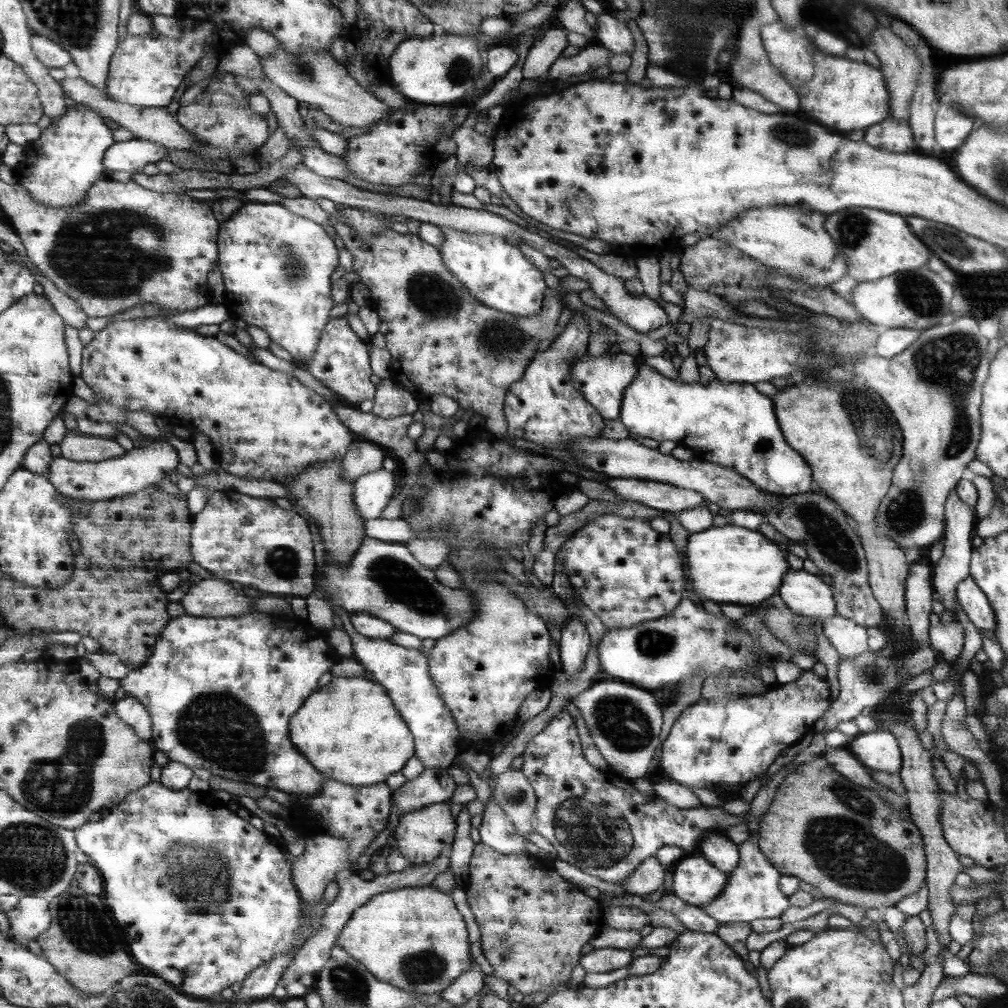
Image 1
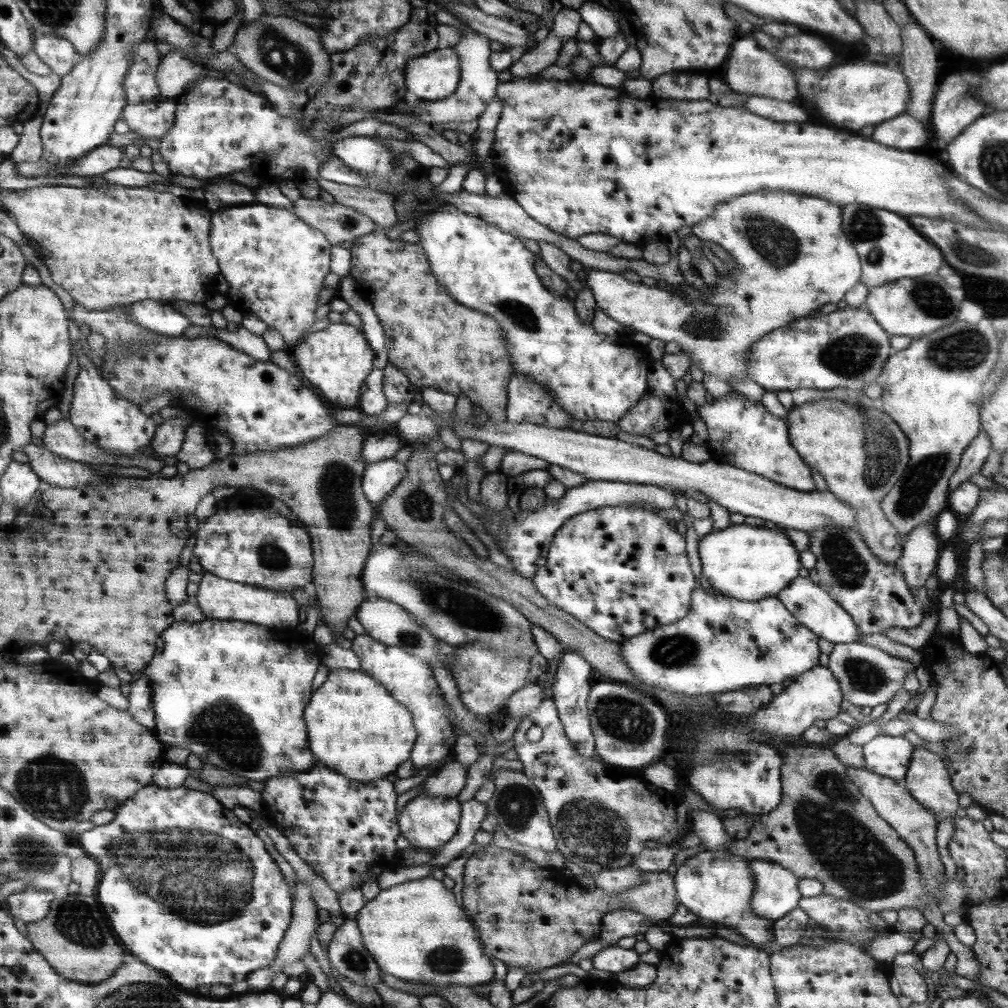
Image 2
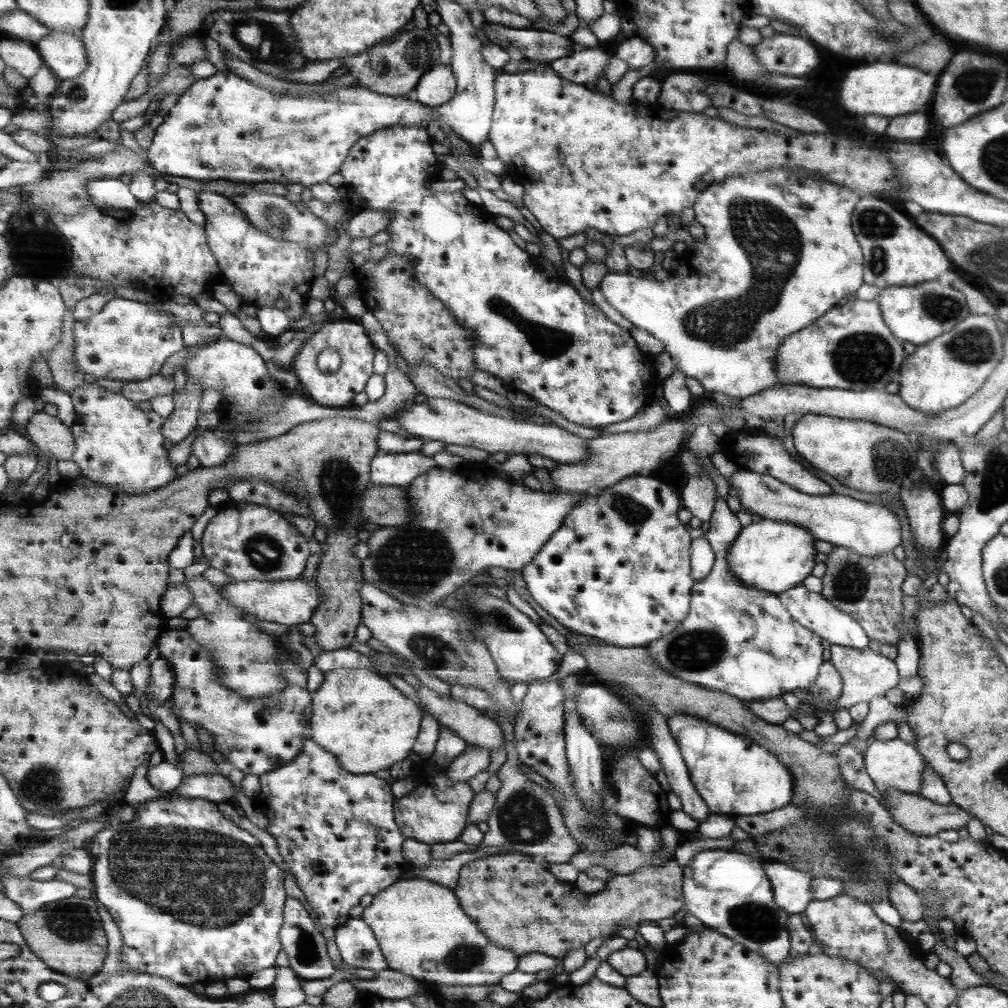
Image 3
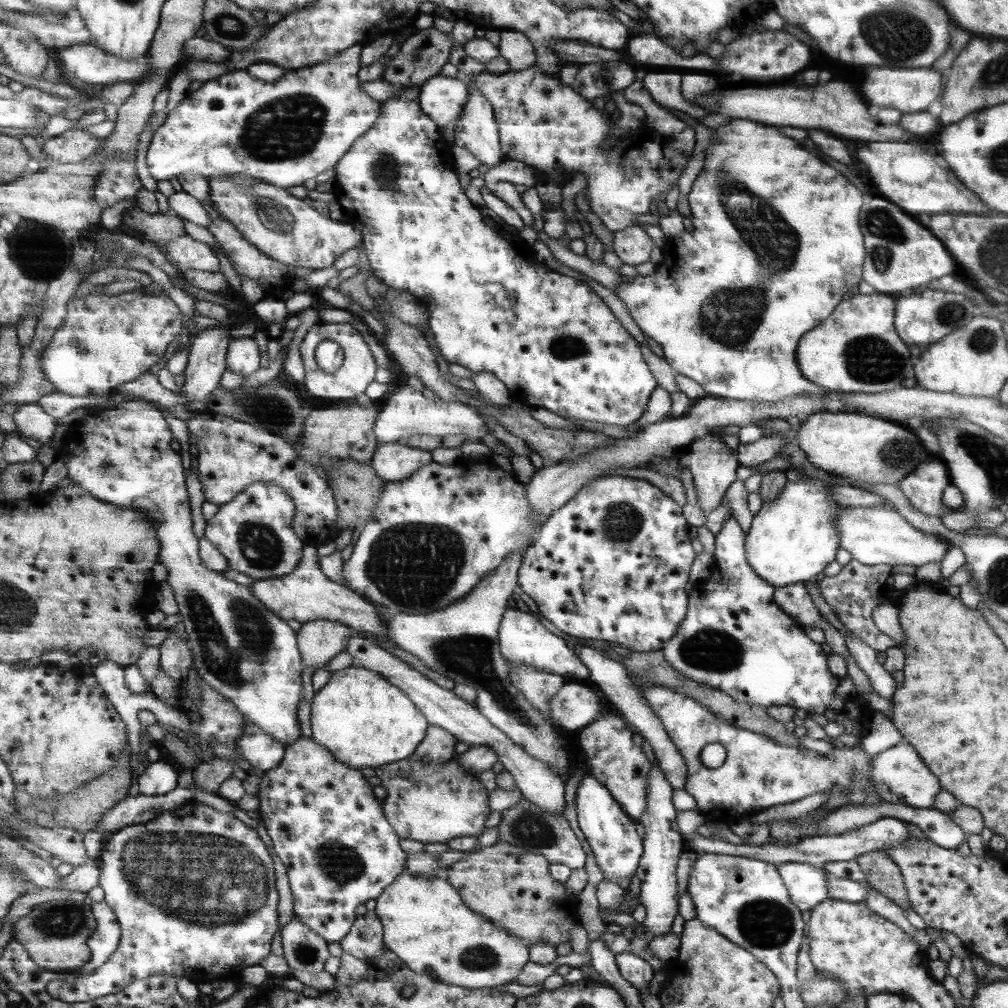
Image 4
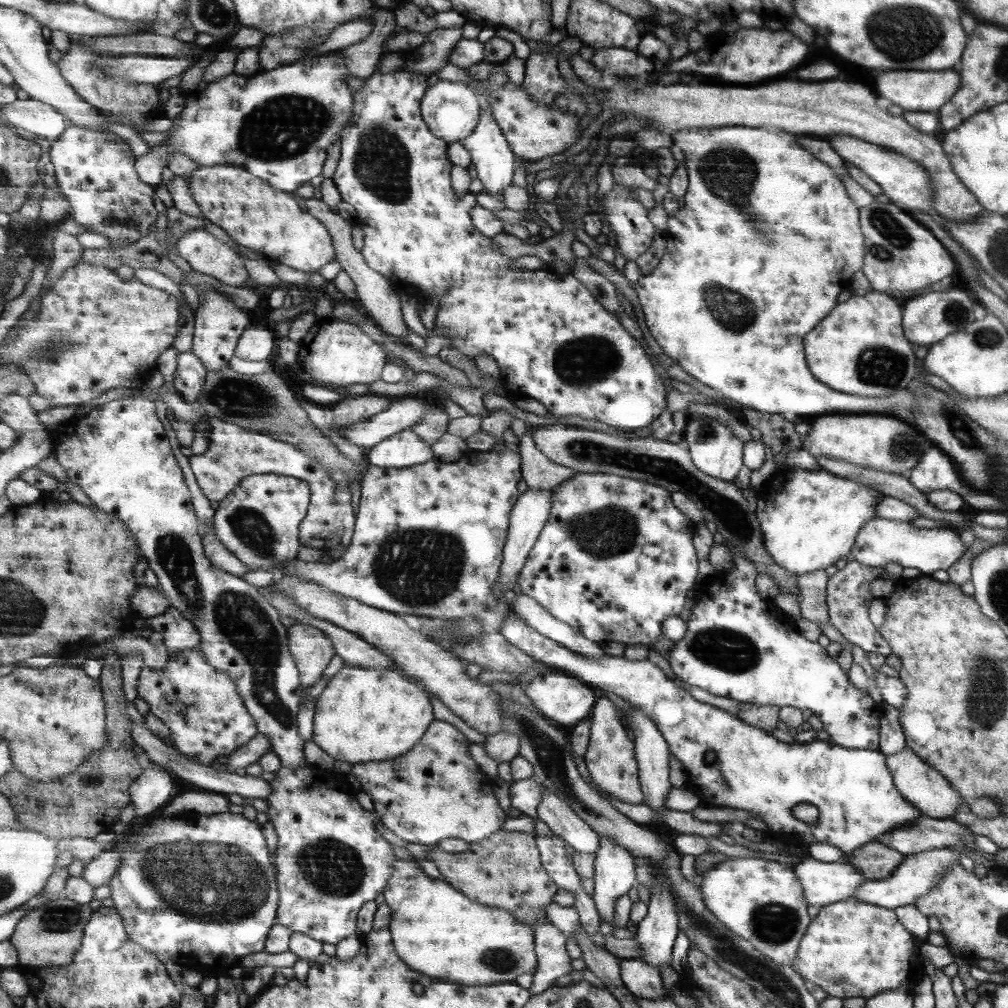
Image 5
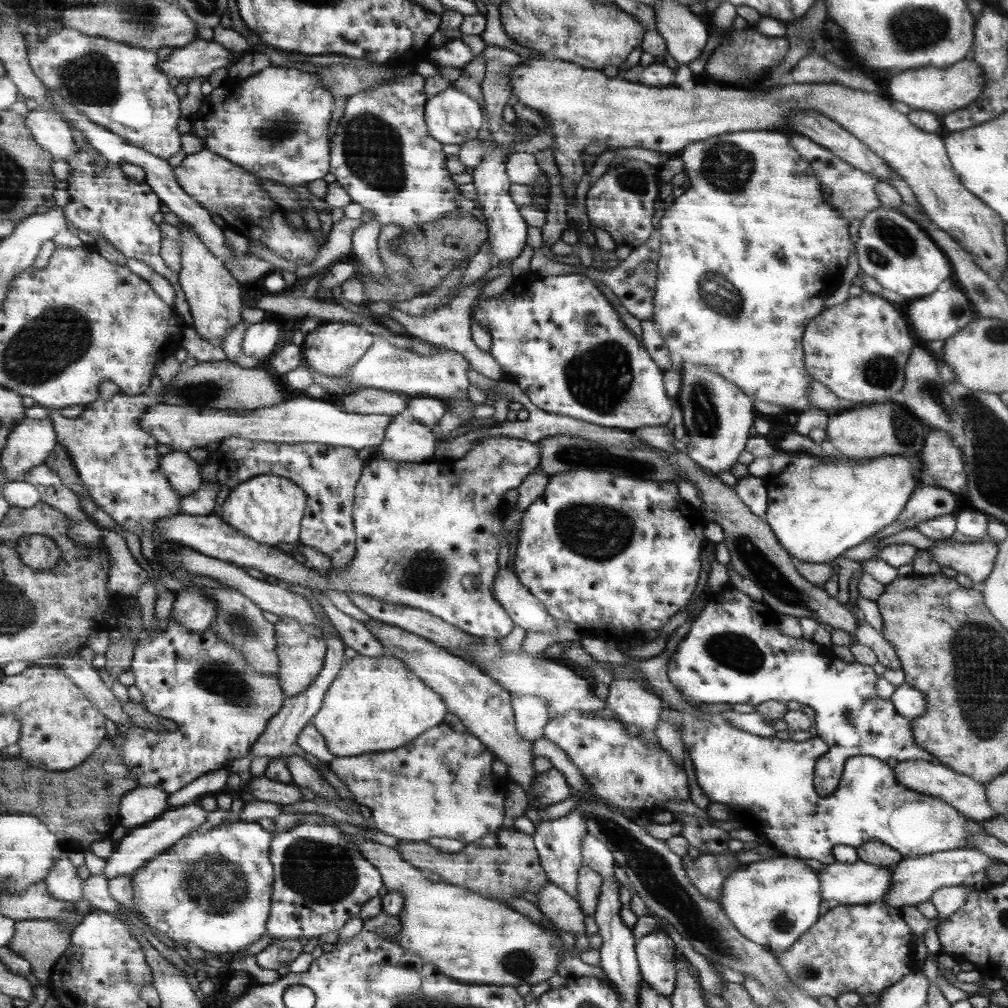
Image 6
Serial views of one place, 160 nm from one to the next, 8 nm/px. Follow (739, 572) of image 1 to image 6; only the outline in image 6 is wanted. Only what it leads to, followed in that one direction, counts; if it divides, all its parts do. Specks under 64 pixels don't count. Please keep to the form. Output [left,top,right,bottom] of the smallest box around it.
[763,453,925,563]

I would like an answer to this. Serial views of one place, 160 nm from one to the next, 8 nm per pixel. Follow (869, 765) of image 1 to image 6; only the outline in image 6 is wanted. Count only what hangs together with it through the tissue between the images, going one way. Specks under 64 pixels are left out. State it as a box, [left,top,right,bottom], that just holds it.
[893,760,997,822]

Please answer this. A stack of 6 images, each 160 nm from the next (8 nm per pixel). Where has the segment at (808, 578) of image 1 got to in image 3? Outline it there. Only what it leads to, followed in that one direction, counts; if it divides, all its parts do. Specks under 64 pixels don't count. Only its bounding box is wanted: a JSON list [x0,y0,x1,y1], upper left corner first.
[777,585,869,650]

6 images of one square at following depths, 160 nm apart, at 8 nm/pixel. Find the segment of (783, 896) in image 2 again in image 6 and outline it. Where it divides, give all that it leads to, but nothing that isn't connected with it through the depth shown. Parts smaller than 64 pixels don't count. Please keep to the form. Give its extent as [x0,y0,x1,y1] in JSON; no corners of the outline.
[817,858,894,904]

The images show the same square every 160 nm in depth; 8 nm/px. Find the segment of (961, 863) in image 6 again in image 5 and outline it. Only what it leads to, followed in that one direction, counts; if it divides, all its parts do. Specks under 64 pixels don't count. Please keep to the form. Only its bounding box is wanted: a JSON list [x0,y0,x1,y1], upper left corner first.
[853,847,958,909]

